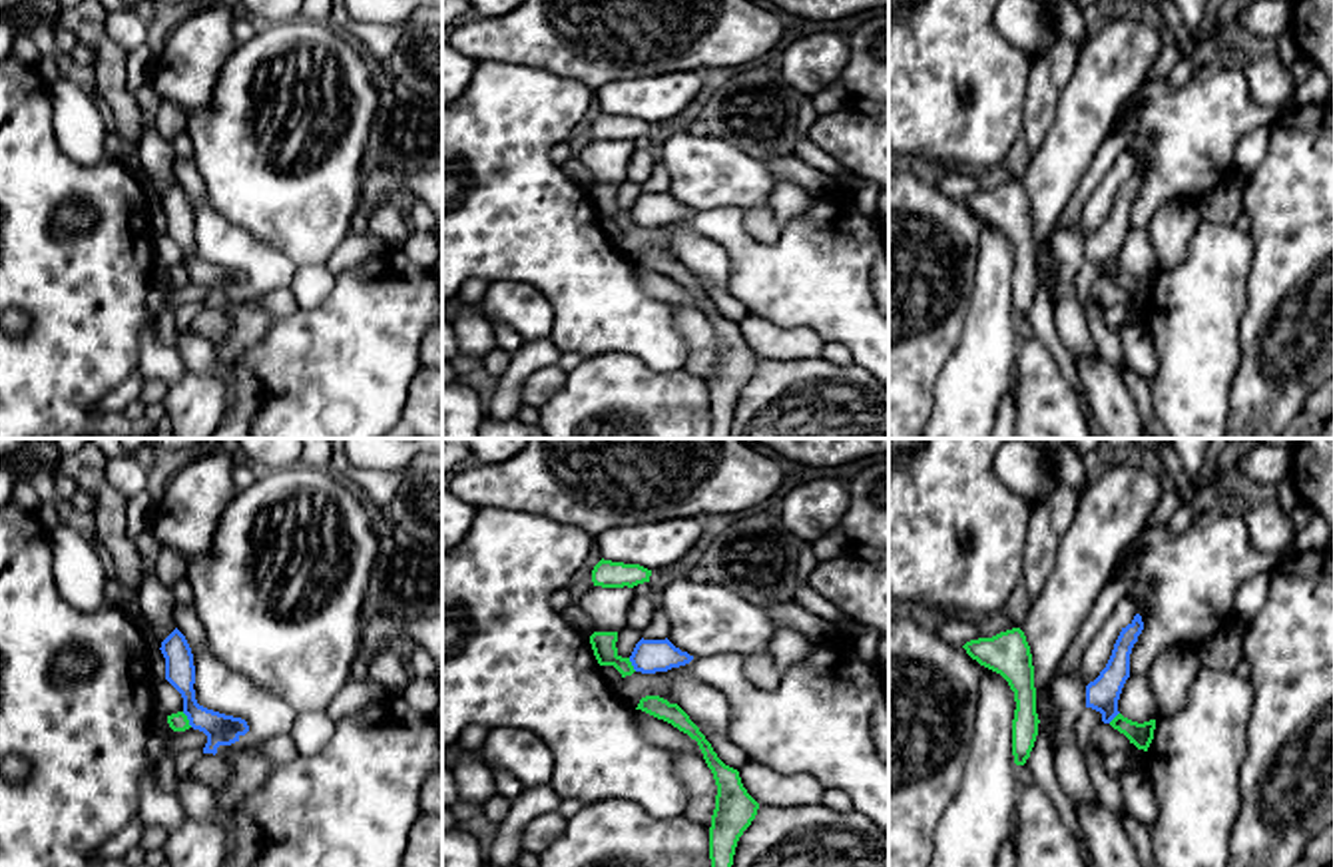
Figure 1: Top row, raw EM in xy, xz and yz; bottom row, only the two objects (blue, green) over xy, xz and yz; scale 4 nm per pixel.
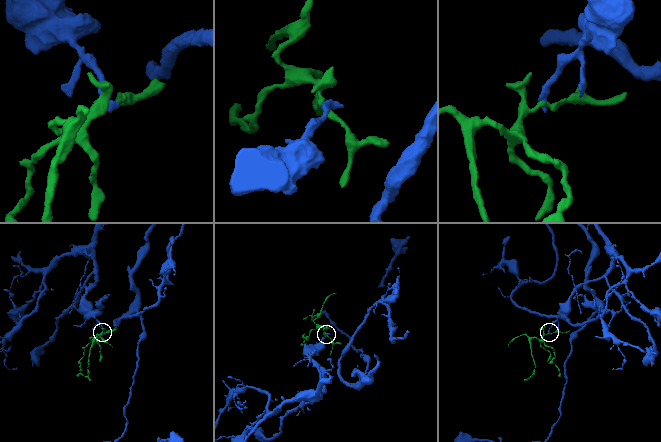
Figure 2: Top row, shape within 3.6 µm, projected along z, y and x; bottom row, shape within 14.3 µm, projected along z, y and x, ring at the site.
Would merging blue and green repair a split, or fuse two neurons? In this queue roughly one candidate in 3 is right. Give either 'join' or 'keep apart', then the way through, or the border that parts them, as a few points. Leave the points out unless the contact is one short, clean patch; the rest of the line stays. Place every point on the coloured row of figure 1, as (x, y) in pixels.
keep apart | along xy (182, 712), (192, 726)

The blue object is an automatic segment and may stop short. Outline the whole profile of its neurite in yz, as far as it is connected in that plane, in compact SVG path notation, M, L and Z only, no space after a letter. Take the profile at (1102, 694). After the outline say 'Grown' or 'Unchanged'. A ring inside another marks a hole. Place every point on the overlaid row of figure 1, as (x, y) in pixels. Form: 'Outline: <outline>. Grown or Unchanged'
Outline: M1136 614L1134 620L1122 628L1106 668L1086 686L1086 708L1100 712L1104 723L1110 723L1120 714L1118 700L1130 678L1130 654L1142 630L1142 616Z. Unchanged

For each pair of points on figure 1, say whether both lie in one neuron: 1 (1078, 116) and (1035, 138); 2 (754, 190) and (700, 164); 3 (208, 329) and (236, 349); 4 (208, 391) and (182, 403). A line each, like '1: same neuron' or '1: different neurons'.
1: different neurons
2: same neuron
3: different neurons
4: same neuron

